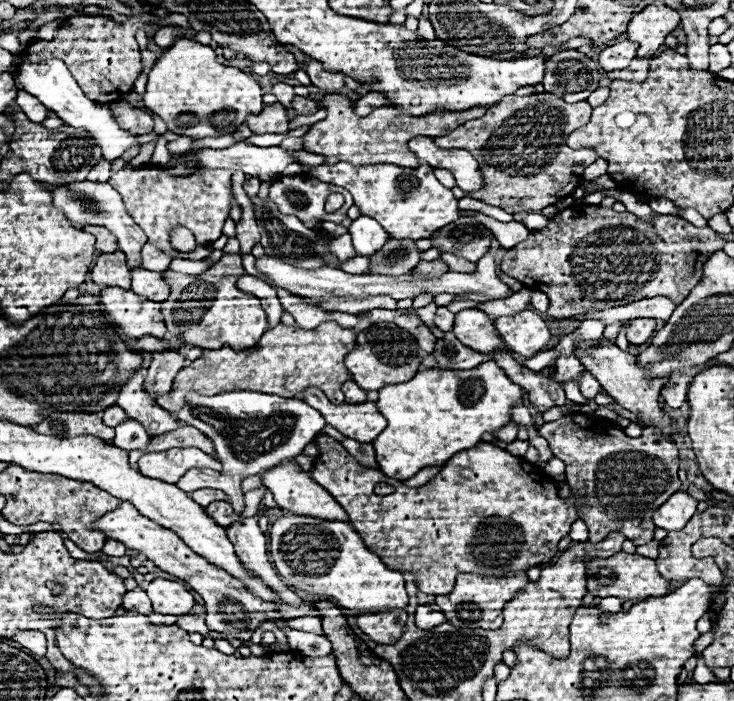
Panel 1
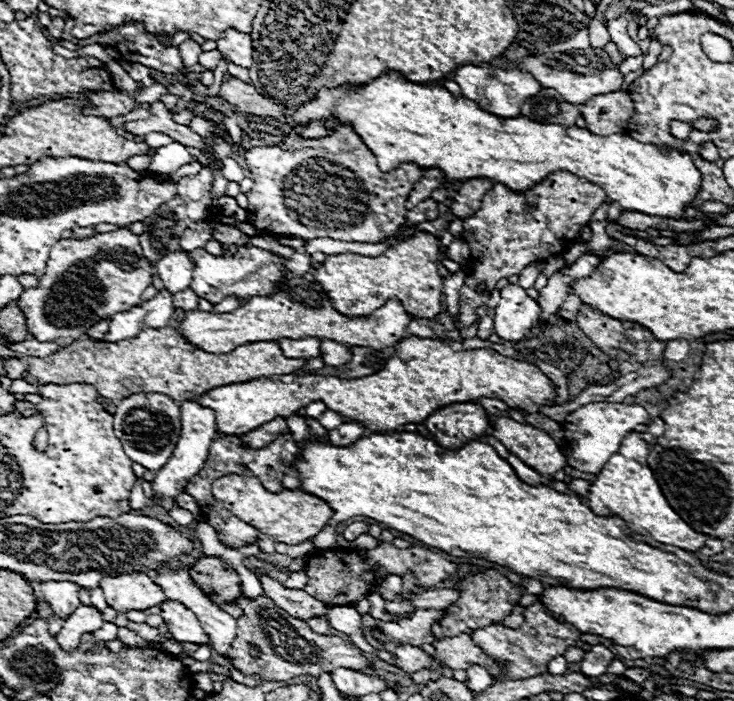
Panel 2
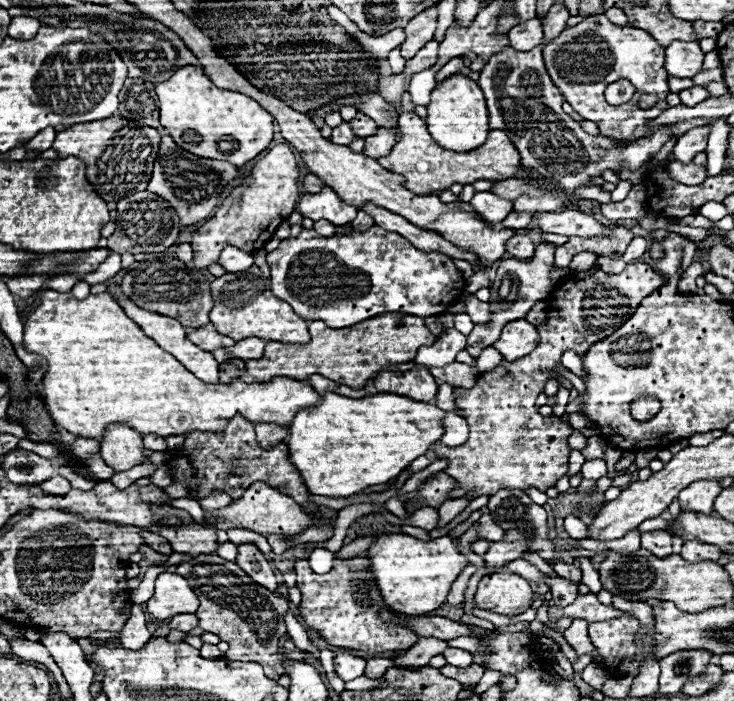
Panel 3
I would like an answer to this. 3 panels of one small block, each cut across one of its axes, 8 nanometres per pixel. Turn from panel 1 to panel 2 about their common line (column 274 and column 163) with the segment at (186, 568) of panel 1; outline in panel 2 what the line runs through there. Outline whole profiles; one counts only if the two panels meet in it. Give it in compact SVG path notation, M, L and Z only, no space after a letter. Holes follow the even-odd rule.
M168 600L168 602L160 604L160 608L162 608L160 616L164 618L166 628L168 628L168 632L172 634L174 640L192 642L192 644L198 644L198 646L210 644L210 638L200 628L196 614L190 612L186 606L182 606L180 602Z

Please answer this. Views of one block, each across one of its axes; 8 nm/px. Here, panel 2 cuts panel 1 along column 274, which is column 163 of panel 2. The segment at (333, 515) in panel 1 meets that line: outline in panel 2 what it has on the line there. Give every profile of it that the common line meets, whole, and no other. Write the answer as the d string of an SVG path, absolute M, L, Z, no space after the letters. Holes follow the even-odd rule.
M182 402L182 432L180 440L176 444L176 452L172 452L172 458L160 472L156 472L156 478L152 482L152 504L160 504L164 498L176 498L180 492L184 492L184 486L196 472L202 470L204 460L208 456L208 448L216 438L216 418L210 408L202 408L198 402Z

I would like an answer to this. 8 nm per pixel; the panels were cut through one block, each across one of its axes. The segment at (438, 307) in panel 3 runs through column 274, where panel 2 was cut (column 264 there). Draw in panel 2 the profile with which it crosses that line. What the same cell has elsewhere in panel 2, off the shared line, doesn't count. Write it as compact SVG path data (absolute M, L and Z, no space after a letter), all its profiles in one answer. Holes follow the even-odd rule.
M252 244L240 246L238 252L234 252L232 256L228 256L228 254L212 256L202 248L188 252L188 256L196 264L196 272L192 276L190 288L196 292L196 296L200 296L212 304L218 304L228 296L238 296L242 300L248 300L252 296L272 294L272 292L276 292L276 286L286 276L284 258L280 258L268 250L262 250L258 246L252 246Z

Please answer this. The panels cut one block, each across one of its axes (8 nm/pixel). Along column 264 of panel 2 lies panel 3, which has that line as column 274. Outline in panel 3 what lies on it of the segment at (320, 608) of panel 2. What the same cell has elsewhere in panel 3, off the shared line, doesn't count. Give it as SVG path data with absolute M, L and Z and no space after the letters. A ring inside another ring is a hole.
M240 544L236 564L240 564L240 568L244 568L244 572L256 584L260 584L272 592L278 590L278 582L276 582L276 576L272 572L272 566L264 558L264 554L256 548L256 544Z

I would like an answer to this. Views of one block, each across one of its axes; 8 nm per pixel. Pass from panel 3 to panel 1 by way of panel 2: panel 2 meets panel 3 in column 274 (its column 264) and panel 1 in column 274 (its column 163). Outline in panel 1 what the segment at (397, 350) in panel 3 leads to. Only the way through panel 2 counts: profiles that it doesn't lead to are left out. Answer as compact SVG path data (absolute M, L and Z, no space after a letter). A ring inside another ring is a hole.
M322 322L314 330L302 330L298 326L278 324L274 330L266 330L260 342L252 348L232 350L228 346L208 350L202 358L182 368L174 378L172 392L156 398L156 404L168 412L180 410L180 400L188 392L214 396L230 390L254 390L264 394L278 394L292 398L306 388L320 388L334 404L344 402L340 386L350 378L344 356L354 348L356 334L350 328L342 328L336 322Z

